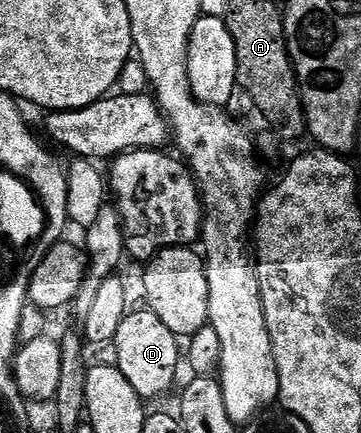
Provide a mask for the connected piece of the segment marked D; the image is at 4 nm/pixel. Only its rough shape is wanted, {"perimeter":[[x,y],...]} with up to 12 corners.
{"perimeter":[[148,308],[127,313],[113,361],[143,400],[178,374],[178,335]]}

